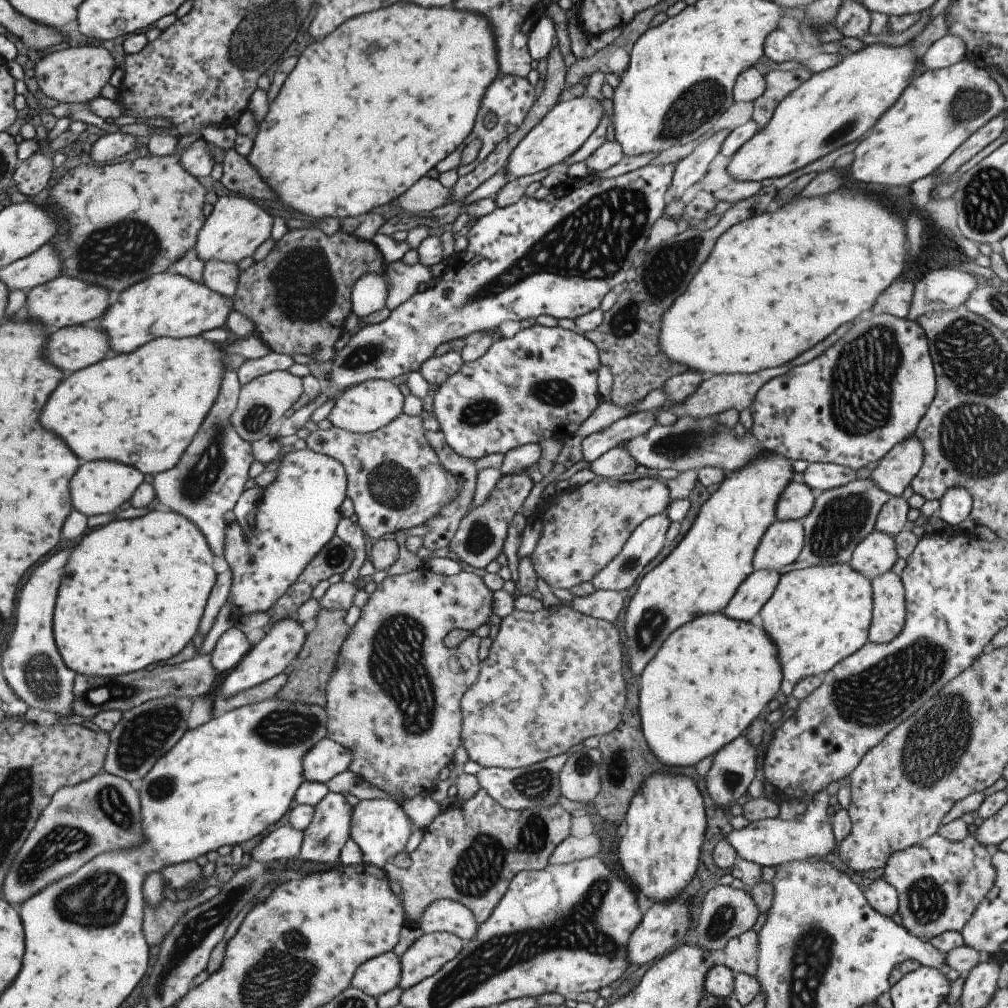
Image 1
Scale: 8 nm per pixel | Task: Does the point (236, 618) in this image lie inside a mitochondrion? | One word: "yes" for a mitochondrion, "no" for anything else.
no

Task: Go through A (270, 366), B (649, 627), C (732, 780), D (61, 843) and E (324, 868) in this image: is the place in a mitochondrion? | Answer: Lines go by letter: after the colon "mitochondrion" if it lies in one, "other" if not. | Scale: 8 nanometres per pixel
A: other
B: mitochondrion
C: mitochondrion
D: mitochondrion
E: other

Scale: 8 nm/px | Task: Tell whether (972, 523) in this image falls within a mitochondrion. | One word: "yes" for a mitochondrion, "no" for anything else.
no

